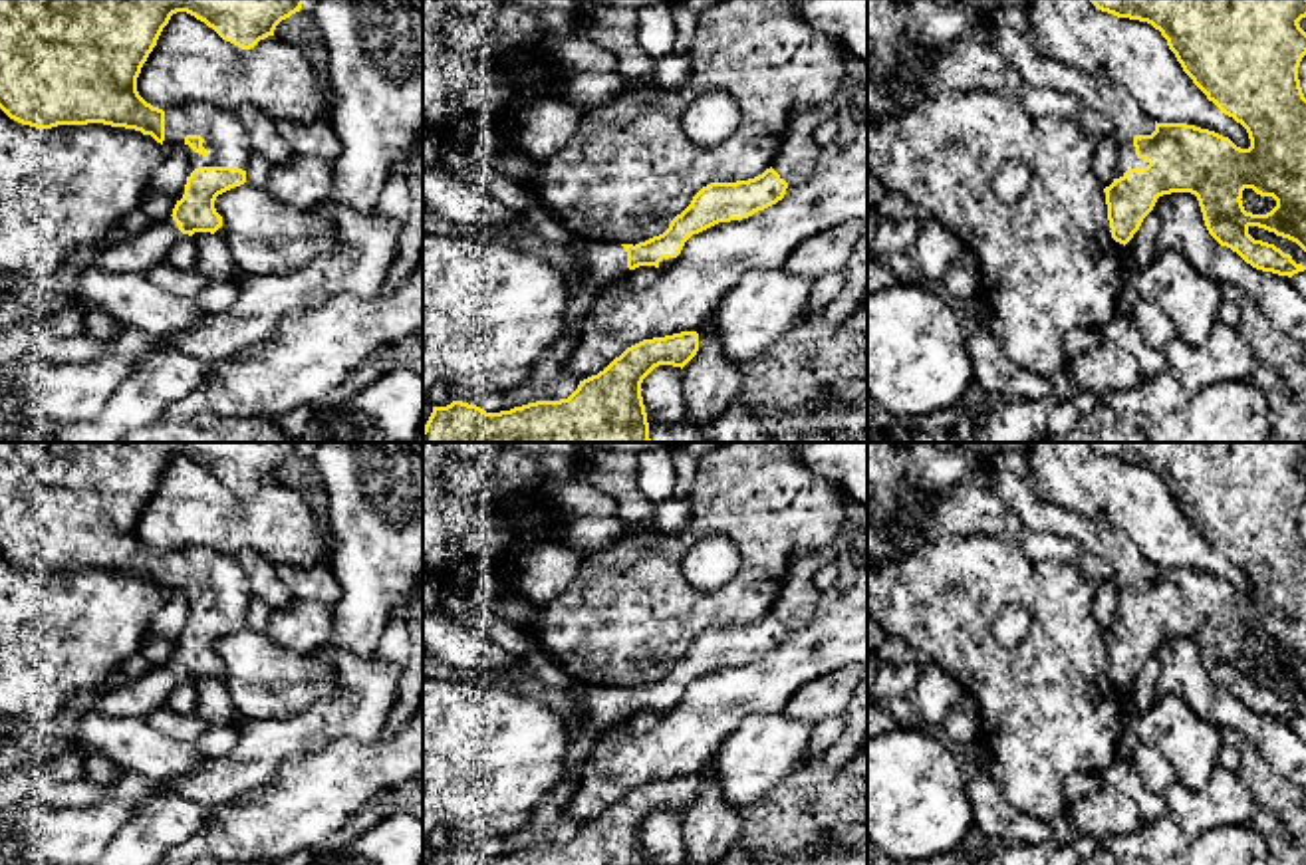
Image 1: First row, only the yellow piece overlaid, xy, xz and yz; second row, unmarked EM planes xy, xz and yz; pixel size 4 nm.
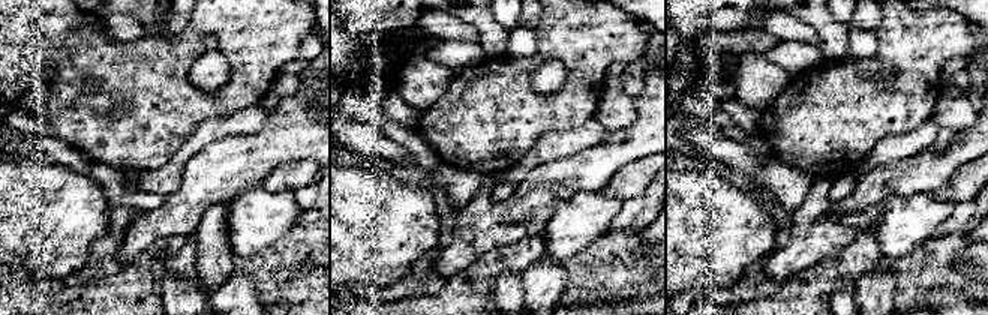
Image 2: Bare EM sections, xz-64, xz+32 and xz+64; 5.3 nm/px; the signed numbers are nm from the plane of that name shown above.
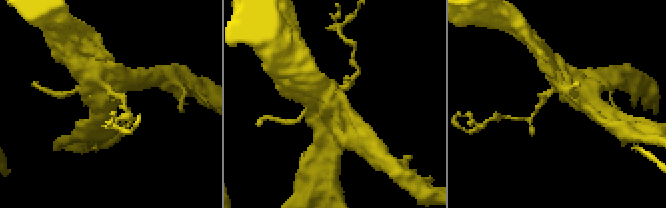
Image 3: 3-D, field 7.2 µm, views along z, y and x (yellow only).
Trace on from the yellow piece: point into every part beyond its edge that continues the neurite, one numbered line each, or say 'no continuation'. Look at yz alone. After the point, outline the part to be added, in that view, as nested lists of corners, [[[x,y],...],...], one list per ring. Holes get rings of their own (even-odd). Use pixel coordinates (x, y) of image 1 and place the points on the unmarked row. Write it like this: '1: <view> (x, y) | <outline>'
1: yz (1106, 542) | [[[996,454],[986,460],[984,486],[996,492],[1028,530],[1074,540],[1113,567],[1117,575],[1115,623],[1123,621],[1127,613],[1149,609],[1135,599],[1133,581],[1151,579],[1155,565],[1125,534],[1100,520],[1044,502],[1036,492],[1034,478],[1012,474]]]

